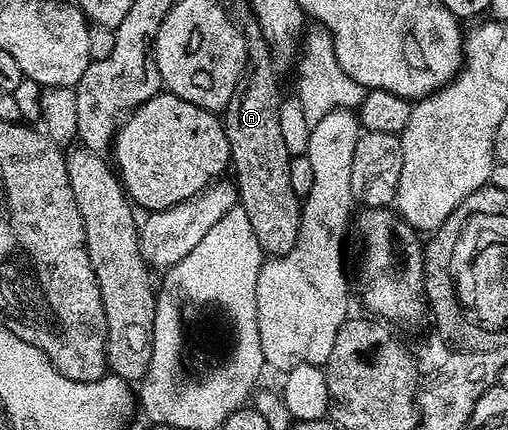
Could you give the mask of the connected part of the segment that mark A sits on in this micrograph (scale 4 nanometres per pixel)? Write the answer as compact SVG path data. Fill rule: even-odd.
M247 18L248 20L242 22L243 36L246 39L246 69L243 70L241 77L238 79L237 88L233 91L233 97L230 98L229 105L223 110L223 127L226 130L226 139L229 141L231 149L231 167L236 171L233 176L233 181L236 185L236 196L239 205L245 209L245 213L248 214L249 225L252 226L254 233L257 236L258 244L261 245L264 254L274 257L276 255L284 255L291 250L296 243L297 233L299 232L300 225L300 213L302 211L300 196L296 194L292 189L292 182L289 181L289 165L292 161L292 156L288 147L285 145L285 141L282 140L281 125L278 124L278 118L280 117L280 109L283 106L283 100L281 100L281 93L279 91L279 81L277 79L277 67L274 57L271 53L271 49L268 47L266 39L262 35L260 25L254 18Z

